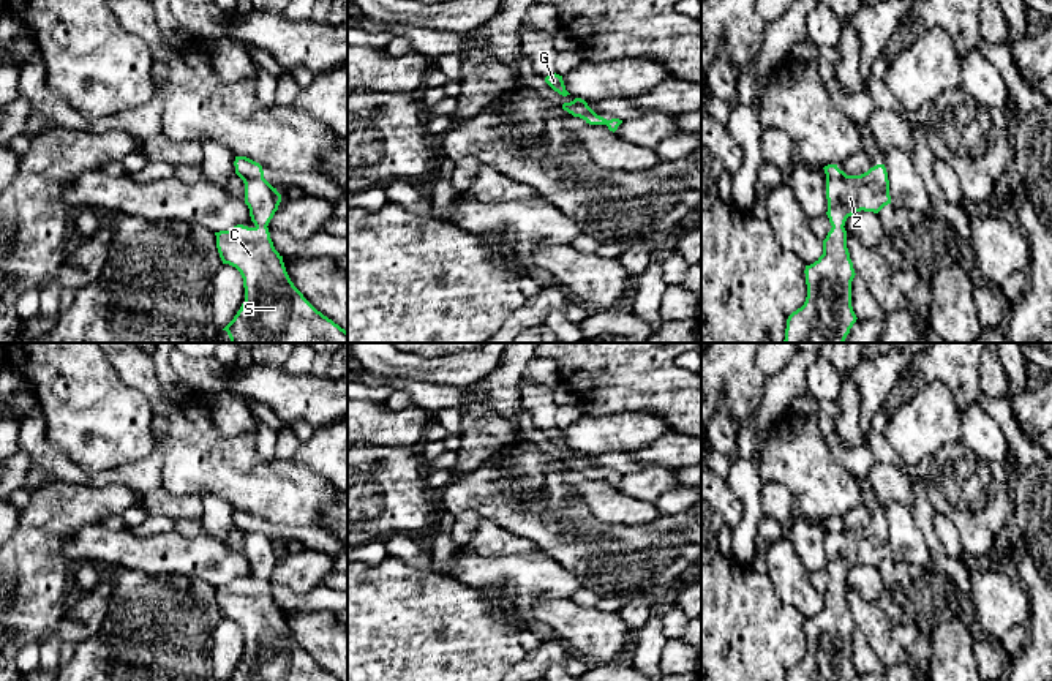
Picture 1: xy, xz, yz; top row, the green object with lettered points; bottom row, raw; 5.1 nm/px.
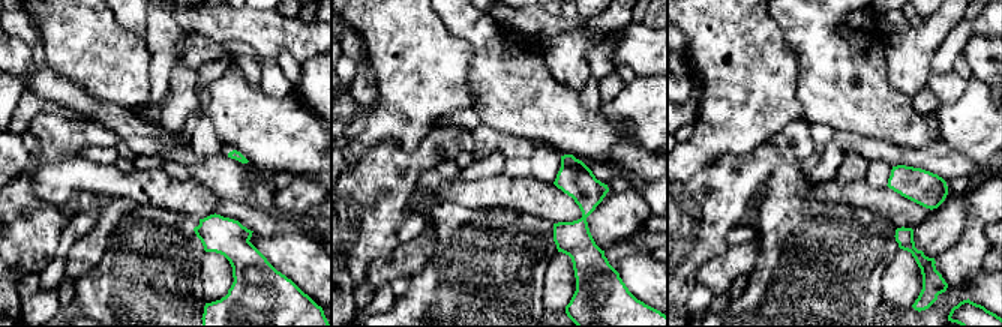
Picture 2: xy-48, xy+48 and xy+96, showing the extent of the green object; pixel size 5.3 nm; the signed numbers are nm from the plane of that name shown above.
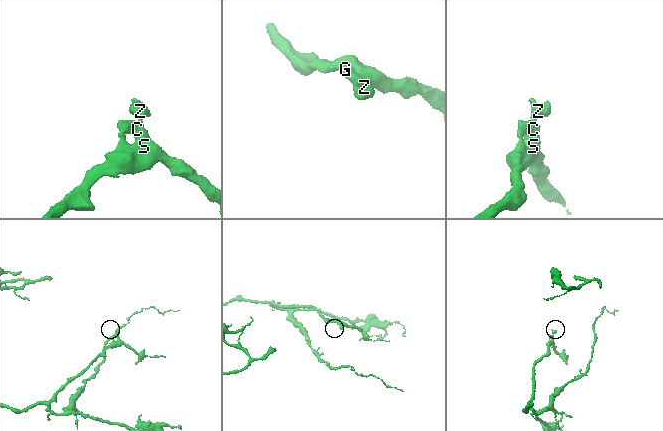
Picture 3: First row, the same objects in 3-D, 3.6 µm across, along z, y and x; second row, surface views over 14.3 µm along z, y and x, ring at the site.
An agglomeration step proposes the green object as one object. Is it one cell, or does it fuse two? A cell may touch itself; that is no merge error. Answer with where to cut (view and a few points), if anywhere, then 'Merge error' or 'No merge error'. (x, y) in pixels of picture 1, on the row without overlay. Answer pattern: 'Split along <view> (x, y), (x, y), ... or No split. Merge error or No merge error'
No split. No merge error

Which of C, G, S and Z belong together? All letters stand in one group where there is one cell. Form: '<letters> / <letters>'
C G S Z

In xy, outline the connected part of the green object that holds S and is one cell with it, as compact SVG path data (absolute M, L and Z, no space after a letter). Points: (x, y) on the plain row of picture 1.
M235 510L234 520L245 537L245 558L254 580L215 586L223 618L240 626L245 641L245 656L226 681L340 681L294 640L273 600L267 580L281 548L264 532L259 517Z

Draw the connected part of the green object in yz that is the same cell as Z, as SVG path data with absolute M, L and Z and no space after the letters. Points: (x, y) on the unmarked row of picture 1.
M837 518L823 521L826 528L828 572L831 585L823 594L823 608L806 619L807 651L787 673L787 681L853 681L851 660L853 616L847 602L845 575L856 566L878 567L891 558L885 518L861 529L847 529Z

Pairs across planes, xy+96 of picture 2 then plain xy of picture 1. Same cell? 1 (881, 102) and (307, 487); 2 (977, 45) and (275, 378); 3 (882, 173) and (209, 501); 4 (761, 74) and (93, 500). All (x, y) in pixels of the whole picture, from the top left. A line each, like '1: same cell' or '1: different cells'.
1: same cell
2: same cell
3: same cell
4: different cells

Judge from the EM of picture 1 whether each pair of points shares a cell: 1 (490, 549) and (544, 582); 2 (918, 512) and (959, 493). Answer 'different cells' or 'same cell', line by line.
1: different cells
2: different cells

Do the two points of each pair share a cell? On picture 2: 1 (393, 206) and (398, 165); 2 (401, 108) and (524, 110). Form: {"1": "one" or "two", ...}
{"1": "one", "2": "two"}

